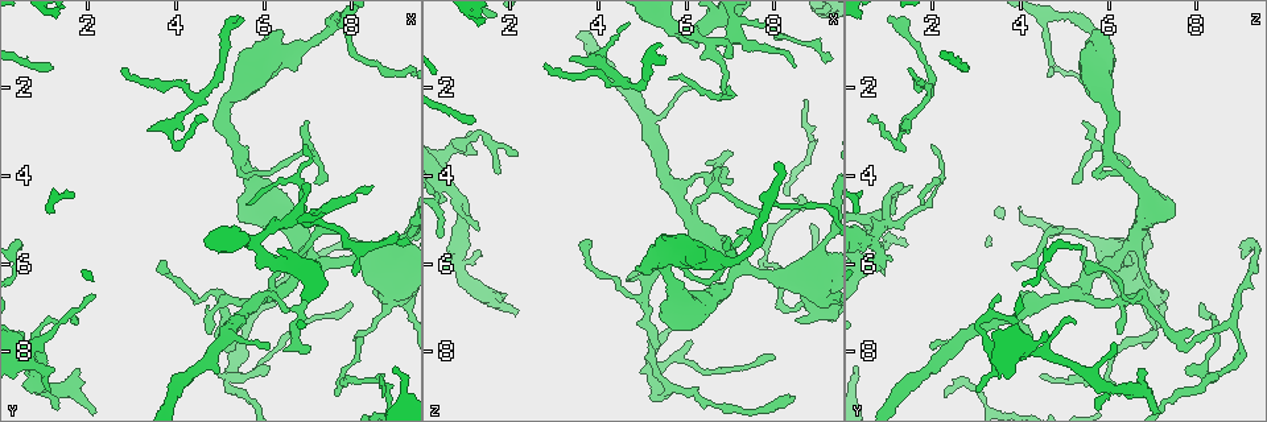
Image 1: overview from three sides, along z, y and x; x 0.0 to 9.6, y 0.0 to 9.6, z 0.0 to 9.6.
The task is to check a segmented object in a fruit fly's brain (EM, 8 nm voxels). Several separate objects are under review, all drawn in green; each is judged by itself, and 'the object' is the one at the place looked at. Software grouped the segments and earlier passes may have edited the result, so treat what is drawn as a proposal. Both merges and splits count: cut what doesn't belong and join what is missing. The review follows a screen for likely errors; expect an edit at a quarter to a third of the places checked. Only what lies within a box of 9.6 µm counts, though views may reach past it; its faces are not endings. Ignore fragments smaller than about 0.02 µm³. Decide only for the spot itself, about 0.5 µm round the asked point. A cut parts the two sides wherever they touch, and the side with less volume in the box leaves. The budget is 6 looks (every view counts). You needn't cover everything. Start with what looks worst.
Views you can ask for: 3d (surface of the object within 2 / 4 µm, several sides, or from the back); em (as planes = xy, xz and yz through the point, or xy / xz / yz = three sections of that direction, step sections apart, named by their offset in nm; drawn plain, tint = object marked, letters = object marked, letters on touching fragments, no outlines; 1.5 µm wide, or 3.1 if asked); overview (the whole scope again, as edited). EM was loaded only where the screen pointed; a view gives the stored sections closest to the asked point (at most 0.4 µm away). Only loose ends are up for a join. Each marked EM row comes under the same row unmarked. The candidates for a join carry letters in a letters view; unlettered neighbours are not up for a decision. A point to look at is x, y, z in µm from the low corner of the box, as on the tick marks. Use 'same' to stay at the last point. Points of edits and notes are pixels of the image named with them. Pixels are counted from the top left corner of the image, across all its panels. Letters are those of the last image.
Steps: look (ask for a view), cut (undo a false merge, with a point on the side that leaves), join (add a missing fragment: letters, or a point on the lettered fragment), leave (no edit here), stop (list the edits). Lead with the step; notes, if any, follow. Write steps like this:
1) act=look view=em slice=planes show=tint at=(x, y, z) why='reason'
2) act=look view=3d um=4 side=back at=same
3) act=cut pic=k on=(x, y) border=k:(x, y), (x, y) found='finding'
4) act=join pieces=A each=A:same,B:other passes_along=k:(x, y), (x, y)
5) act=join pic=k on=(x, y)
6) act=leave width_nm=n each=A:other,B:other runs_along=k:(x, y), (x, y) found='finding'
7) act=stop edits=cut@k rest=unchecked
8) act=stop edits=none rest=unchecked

act=look view=3d um=4 at=(5.30, 7.90, 7.65) why='abrupt turn'

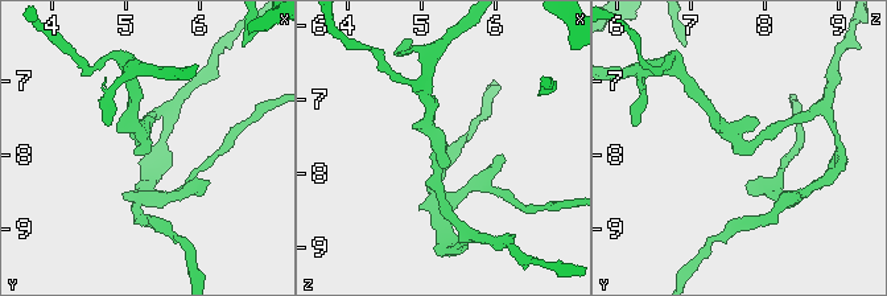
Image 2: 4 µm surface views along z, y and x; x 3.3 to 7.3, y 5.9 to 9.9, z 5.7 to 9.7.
act=look view=em slice=xz step=8 show=tint at=(5.25, 7.85, 7.70) why='need the tissue'

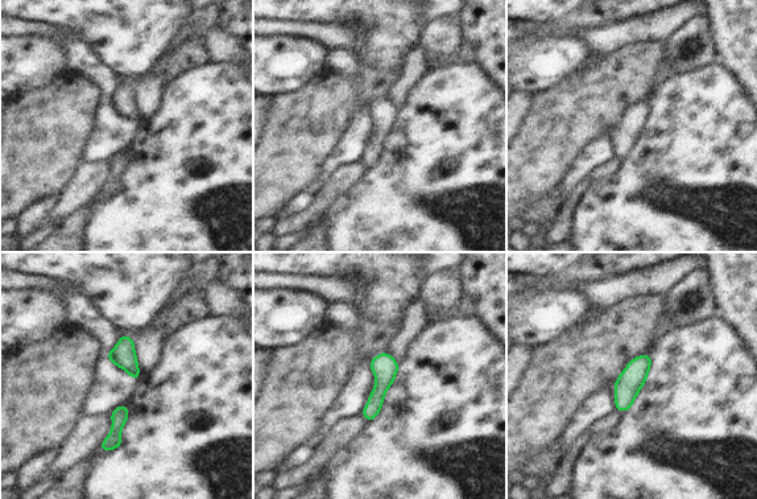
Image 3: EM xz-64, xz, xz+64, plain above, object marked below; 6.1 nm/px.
act=look view=em slice=planes show=letters at=same

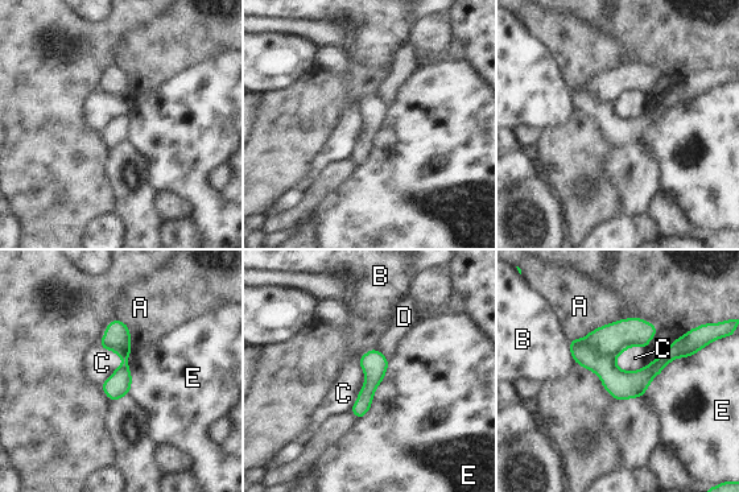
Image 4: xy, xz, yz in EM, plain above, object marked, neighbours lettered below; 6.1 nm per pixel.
act=leave width_nm=150 each=A:other,B:other,C:other,D:other,E:other border=4:(652, 360), (638, 369), (615, 366) found='continuous, no second cell'

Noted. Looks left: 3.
act=look view=em slice=xy step=4 show=letters at=(7.75, 8.95, 6.30) why='tapers out'

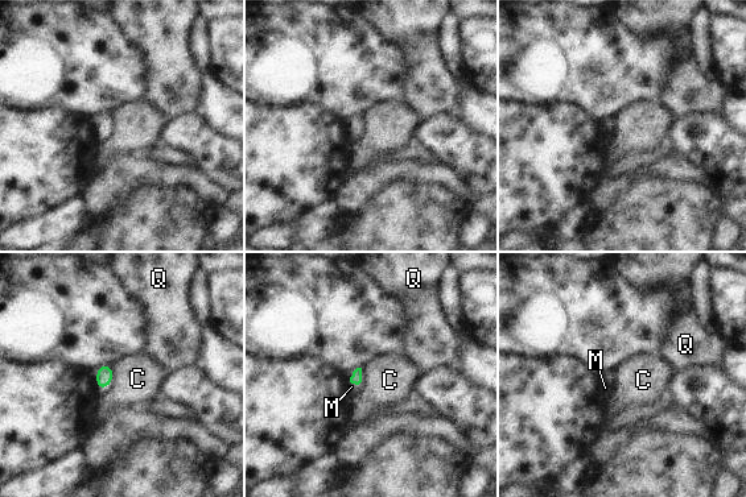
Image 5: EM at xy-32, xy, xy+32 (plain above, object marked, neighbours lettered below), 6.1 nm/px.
act=look view=em slice=planes show=letters at=same why='another direction'

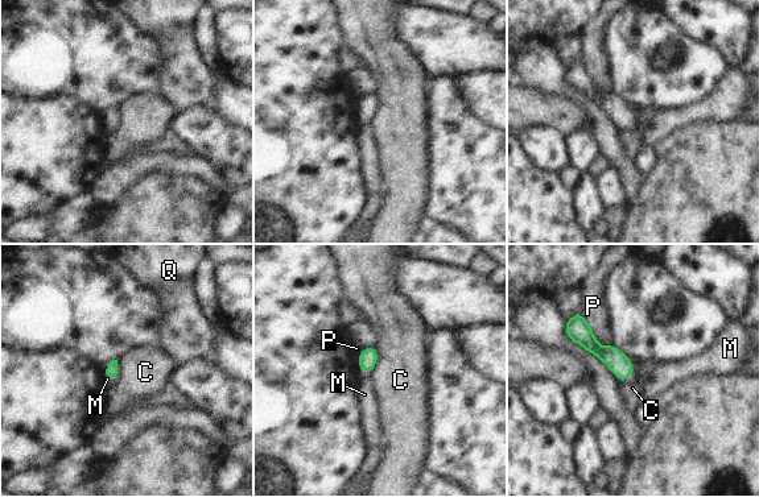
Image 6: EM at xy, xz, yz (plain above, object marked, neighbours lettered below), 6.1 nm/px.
act=leave each=C:other,M:other,P:other,Q:other runs_along=6:(572, 323), (628, 371) found='no lettered fragment goes on from it'

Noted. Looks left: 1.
act=stop edits=none rest=unchecked

